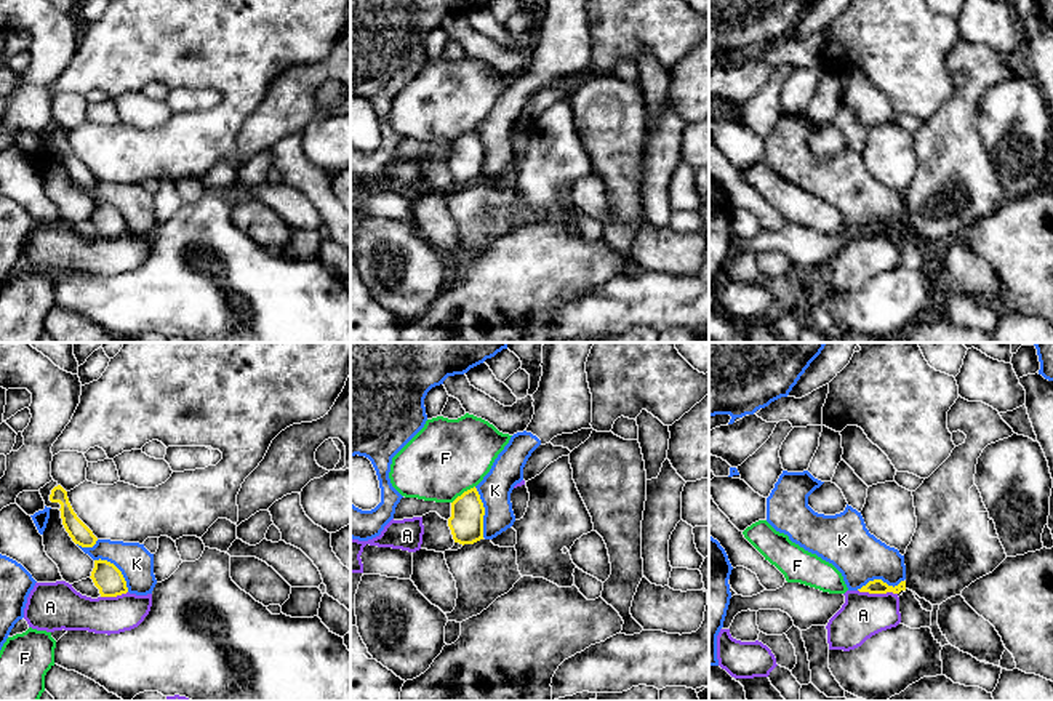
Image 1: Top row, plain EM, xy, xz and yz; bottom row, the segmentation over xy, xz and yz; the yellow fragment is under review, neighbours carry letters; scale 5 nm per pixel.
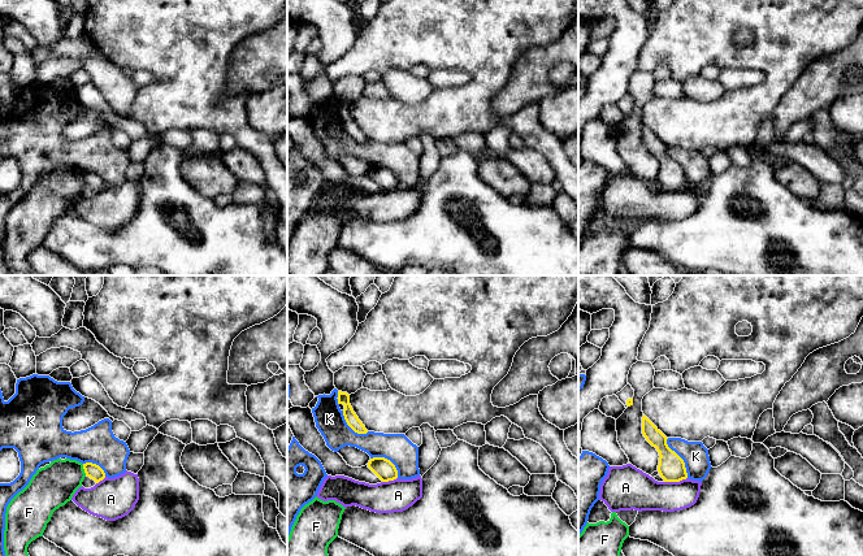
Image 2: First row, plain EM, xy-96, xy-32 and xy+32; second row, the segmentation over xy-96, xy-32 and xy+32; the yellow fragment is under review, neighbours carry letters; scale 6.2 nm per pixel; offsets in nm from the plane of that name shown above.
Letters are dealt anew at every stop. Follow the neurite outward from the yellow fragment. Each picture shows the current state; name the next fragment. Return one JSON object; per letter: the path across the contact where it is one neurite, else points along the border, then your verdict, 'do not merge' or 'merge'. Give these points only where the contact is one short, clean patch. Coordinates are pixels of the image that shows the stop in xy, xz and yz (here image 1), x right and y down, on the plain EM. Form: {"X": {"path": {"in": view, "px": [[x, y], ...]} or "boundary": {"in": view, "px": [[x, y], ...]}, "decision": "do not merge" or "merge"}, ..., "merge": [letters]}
{"A": {"boundary": {"in": "yz", "px": [[858, 231], [896, 236]]}, "decision": "do not merge"}, "F": {"boundary": {"in": "xz", "px": [[474, 127], [452, 144]]}, "decision": "do not merge"}, "K": {"decision": "do not merge"}, "merge": []}

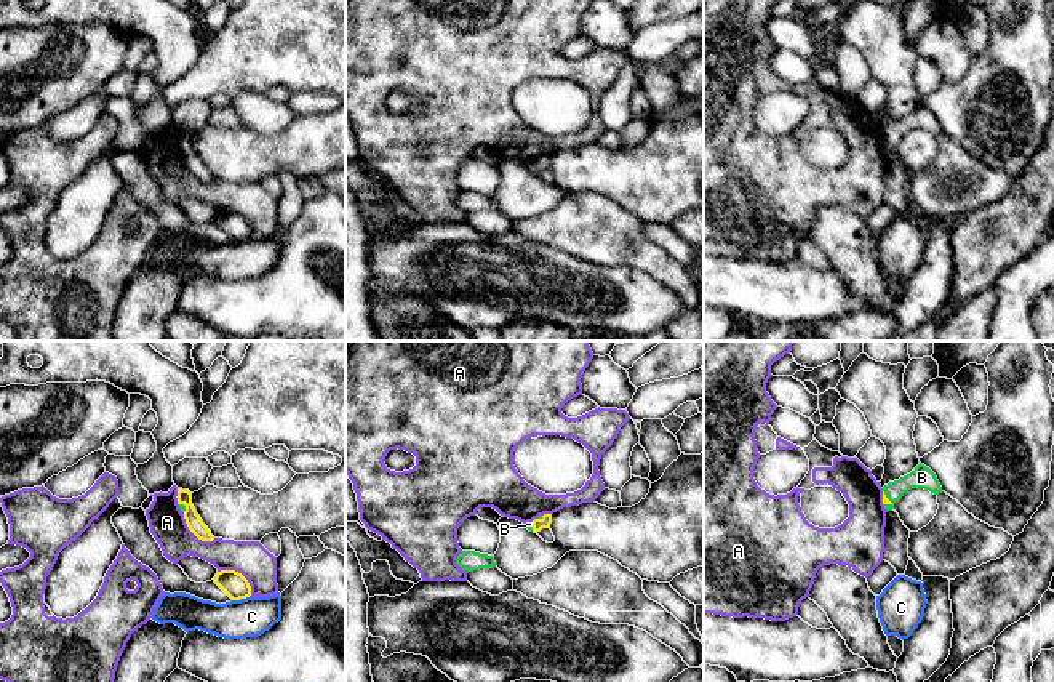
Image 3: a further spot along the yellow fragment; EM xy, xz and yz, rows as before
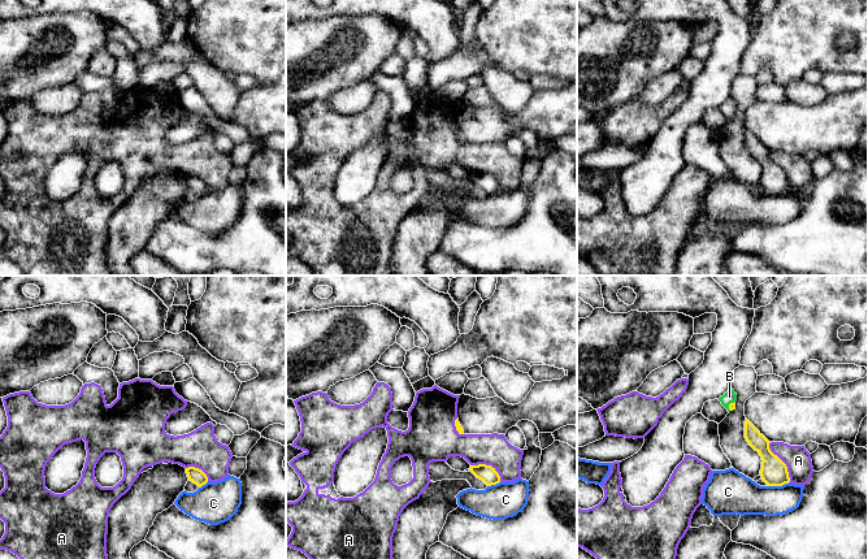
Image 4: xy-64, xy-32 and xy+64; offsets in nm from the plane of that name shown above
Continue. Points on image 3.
{"A": {"decision": "do not merge"}, "B": {"path": {"in": "yz", "px": [[885, 141], [886, 140], [904, 125], [922, 119]]}, "decision": "merge"}, "C": {"boundary": {"in": "xy", "px": [[250, 236], [232, 242]]}, "decision": "do not merge"}, "merge": ["B"]}

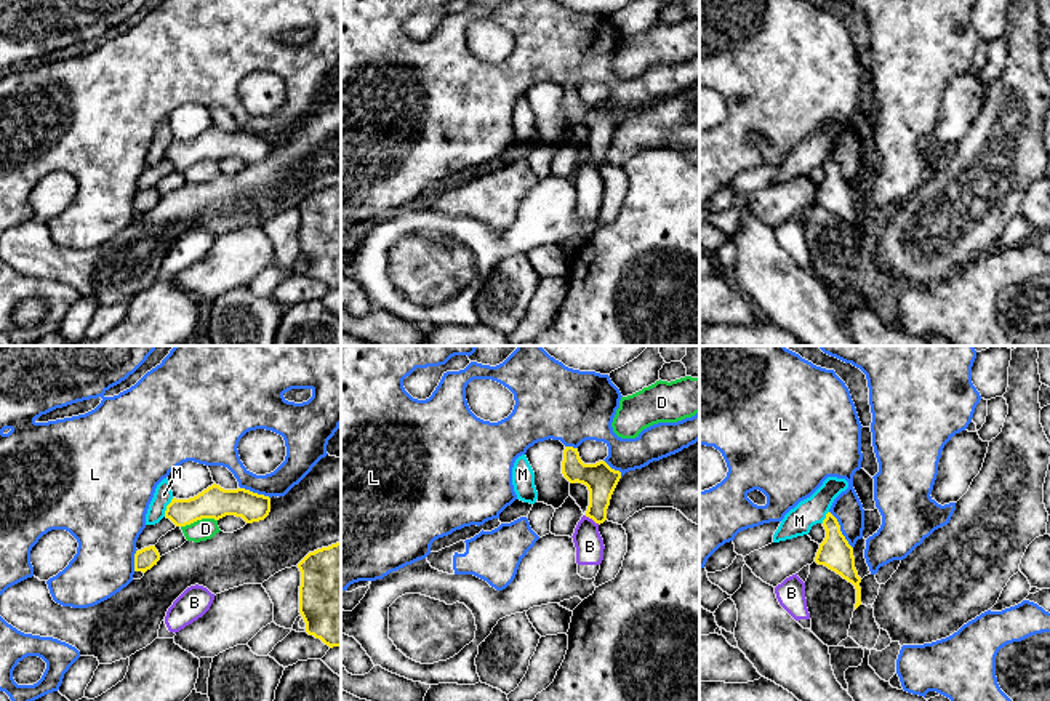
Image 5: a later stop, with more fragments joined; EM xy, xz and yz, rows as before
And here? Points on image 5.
{"B": {"decision": "do not merge"}, "D": {"decision": "do not merge"}, "L": {"decision": "do not merge"}, "M": {"boundary": {"in": "xy", "px": [[173, 140], [164, 157]]}, "decision": "do not merge"}, "merge": []}

